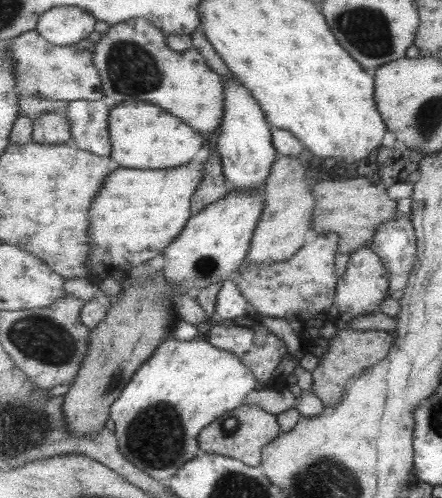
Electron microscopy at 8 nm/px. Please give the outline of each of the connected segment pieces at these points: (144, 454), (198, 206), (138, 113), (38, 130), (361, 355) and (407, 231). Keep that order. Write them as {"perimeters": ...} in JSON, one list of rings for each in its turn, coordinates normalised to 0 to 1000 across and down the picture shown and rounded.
{"perimeters":[[[[385,677],[314,739],[271,799],[256,809],[251,841],[260,847],[258,871],[269,880],[274,908],[310,940],[351,964],[373,968],[452,912],[452,867],[509,827],[550,815],[559,793],[584,783],[584,763],[570,741],[529,707],[491,699],[446,677],[419,685]]],[[[495,303],[482,305],[491,315],[473,317],[464,325],[464,357],[455,373],[437,392],[437,432],[455,430],[473,412],[514,396],[527,384],[507,347],[507,331]]],[[[292,199],[249,219],[247,265],[253,273],[251,317],[262,335],[310,341],[400,337],[437,325],[459,297],[455,267],[434,251],[328,203]]],[[[102,227],[77,243],[75,281],[97,289],[161,287],[161,247],[147,227]]],[[[767,657],[765,667],[747,685],[744,707],[706,747],[706,785],[731,805],[738,819],[762,815],[781,793],[790,763],[876,721],[894,687],[896,679],[889,679],[878,665],[808,667],[792,657]]],[[[903,424],[894,440],[885,440],[860,454],[846,476],[846,484],[835,496],[864,518],[869,530],[880,542],[880,590],[885,586],[898,586],[898,582],[914,584],[921,578],[921,568],[941,536],[941,528],[950,518],[941,458],[934,454],[932,438],[916,434],[916,430]]]]}

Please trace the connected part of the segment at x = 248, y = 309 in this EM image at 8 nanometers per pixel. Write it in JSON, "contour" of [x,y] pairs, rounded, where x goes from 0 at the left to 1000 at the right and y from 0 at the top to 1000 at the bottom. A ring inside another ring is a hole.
{"contour":[[[509,562],[502,566],[500,586],[493,590],[493,612],[489,618],[493,639],[509,643],[536,637],[568,635],[579,620],[552,598],[541,582],[536,566]]]}

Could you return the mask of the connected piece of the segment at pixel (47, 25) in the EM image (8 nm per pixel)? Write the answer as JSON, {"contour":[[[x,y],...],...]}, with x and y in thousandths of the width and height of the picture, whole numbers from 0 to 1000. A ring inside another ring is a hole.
{"contour":[[[124,14],[88,38],[81,60],[129,92],[161,92],[201,76],[219,36],[179,14]]]}

